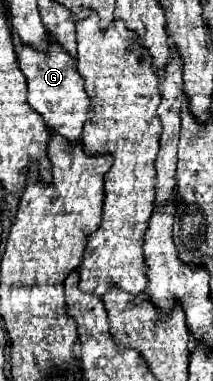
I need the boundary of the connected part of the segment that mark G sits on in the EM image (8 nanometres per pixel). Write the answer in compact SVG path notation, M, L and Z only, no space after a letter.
M48 33L46 49L40 51L38 47L34 49L32 45L24 43L18 53L18 63L28 81L28 103L32 105L32 109L44 117L50 129L58 131L68 141L80 139L82 127L88 119L90 99L84 91L82 75L76 71L76 59L68 51L64 51L62 45Z

